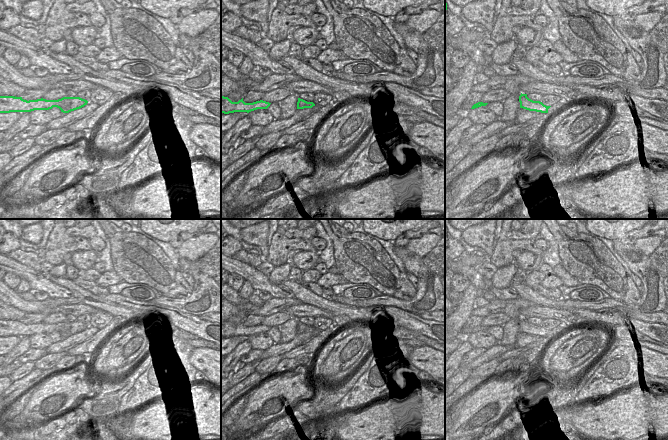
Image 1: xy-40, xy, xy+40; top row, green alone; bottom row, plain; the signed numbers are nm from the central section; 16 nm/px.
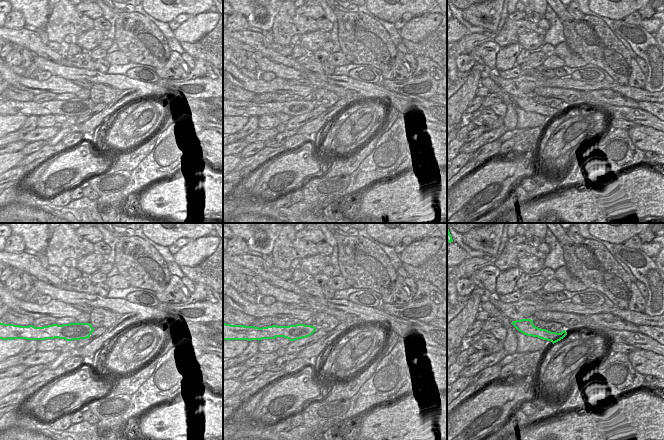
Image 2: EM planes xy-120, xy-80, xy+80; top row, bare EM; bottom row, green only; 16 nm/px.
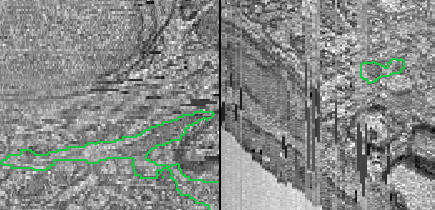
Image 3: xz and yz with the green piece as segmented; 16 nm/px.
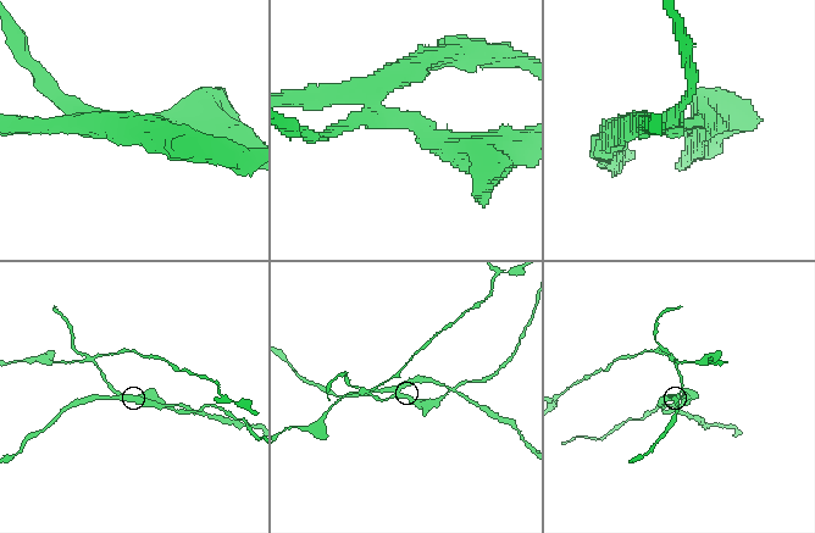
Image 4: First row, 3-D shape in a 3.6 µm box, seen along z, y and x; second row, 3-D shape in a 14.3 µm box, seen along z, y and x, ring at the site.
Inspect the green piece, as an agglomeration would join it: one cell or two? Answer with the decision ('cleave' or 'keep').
cleave

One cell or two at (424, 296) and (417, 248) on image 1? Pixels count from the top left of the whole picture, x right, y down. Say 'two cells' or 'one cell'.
two cells

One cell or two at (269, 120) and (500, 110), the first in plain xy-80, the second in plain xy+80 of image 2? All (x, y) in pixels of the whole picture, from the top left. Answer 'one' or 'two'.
two

